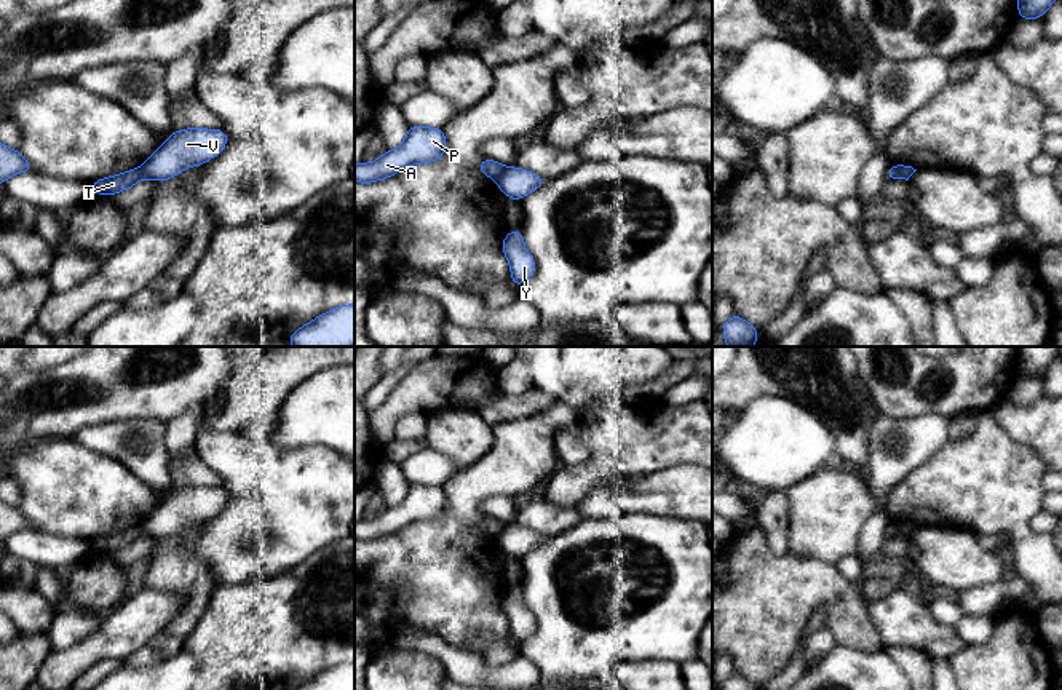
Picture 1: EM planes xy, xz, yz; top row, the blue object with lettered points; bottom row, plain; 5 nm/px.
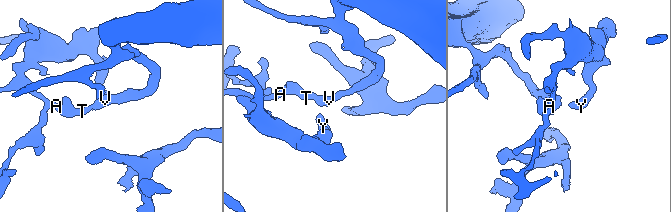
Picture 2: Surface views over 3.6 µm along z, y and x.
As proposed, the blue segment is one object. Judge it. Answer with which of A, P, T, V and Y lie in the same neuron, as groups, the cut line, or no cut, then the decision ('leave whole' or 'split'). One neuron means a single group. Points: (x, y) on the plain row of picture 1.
groups A P T Y / V; cut xz (505, 526), (497, 537); split

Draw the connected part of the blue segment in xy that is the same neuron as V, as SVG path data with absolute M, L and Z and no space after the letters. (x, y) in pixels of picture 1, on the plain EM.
M187 486L172 489L141 524L142 533L161 540L172 537L185 525L203 524L227 505L227 490L220 487Z

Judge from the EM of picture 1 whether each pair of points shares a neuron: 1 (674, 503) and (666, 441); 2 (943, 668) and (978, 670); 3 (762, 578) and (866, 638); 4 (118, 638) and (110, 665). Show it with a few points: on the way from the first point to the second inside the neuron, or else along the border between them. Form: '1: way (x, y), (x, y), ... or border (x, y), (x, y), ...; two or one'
1: border (695, 463), (676, 463), (633, 478); two
2: border (947, 660), (954, 673); two
3: way (788, 586), (815, 586), (840, 612); one
4: border (122, 660), (101, 658), (82, 673); two

